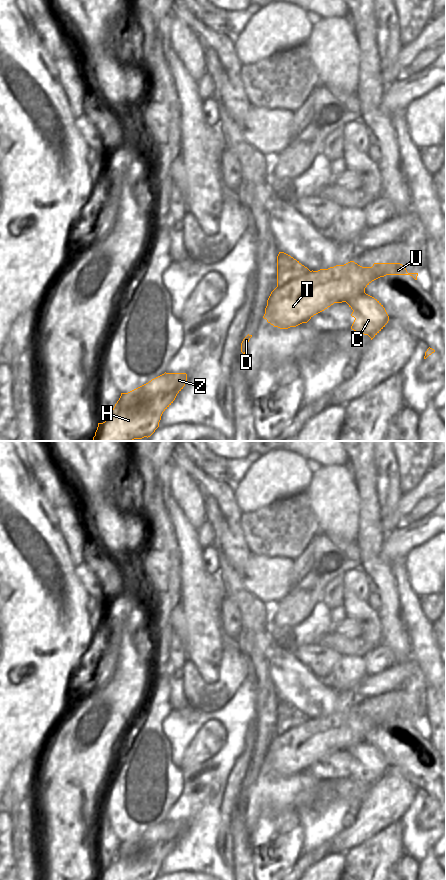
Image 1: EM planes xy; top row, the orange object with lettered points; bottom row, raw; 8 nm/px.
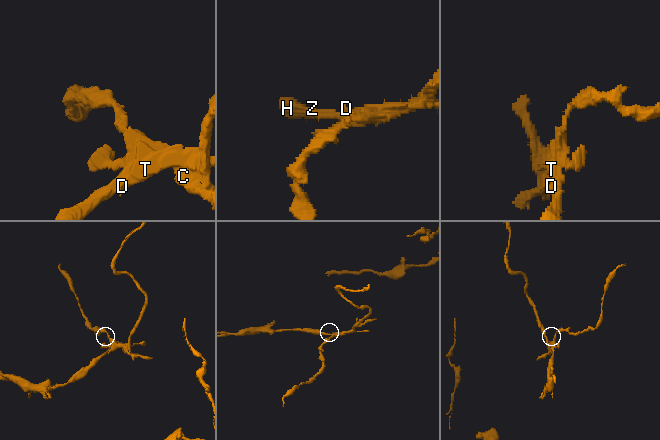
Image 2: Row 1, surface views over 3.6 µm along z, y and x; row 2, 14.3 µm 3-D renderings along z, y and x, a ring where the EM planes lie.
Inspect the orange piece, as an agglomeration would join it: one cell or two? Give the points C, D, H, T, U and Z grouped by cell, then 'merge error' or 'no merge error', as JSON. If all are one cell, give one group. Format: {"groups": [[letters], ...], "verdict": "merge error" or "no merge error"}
{"groups": [["C"], ["D", "H", "T", "U", "Z"]], "verdict": "merge error"}

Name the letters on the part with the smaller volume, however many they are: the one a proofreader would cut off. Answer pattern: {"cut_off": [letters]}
{"cut_off": ["C"]}

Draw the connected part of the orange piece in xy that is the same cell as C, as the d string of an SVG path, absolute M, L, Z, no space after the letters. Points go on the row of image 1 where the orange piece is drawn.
M364 293L346 301L355 318L351 329L368 335L371 340L385 327L389 316L383 305L374 297Z

